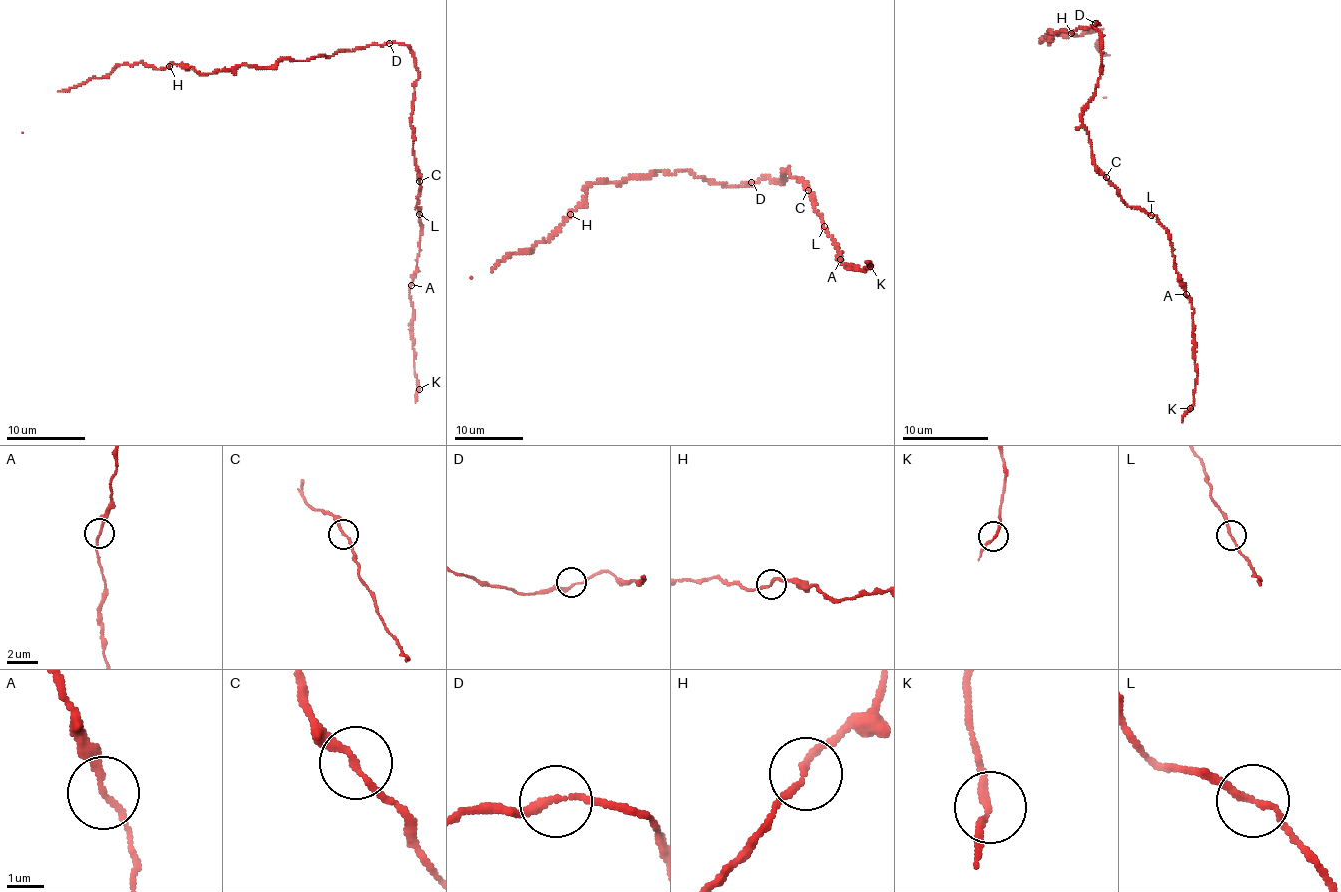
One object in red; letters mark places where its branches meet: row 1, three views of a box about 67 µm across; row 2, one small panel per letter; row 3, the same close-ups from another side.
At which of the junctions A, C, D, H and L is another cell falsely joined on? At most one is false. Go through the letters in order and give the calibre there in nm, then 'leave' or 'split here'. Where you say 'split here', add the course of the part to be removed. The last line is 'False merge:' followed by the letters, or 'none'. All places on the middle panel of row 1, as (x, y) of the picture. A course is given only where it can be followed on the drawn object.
A: calibre 170 nm; leave
C: calibre 170 nm; leave
D: calibre 190 nm; leave
H: calibre 180 nm; leave
L: calibre 160 nm; leave
False merge: none

